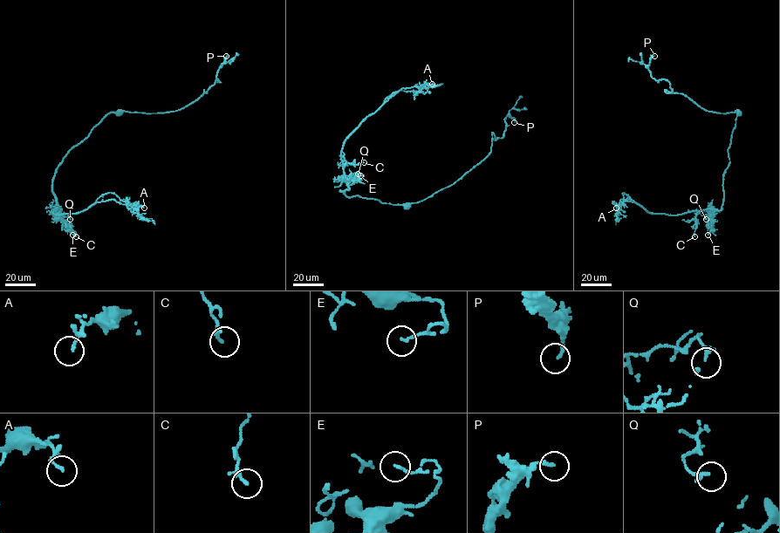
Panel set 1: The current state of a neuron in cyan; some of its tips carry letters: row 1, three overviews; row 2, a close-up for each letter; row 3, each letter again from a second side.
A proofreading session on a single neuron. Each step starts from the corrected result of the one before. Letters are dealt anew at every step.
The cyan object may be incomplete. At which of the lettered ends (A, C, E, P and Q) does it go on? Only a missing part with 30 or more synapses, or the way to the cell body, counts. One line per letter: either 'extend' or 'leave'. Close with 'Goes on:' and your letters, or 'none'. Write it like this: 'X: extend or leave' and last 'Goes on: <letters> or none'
A: leave
C: leave
E: leave
P: leave
Q: leave
Goes on: none

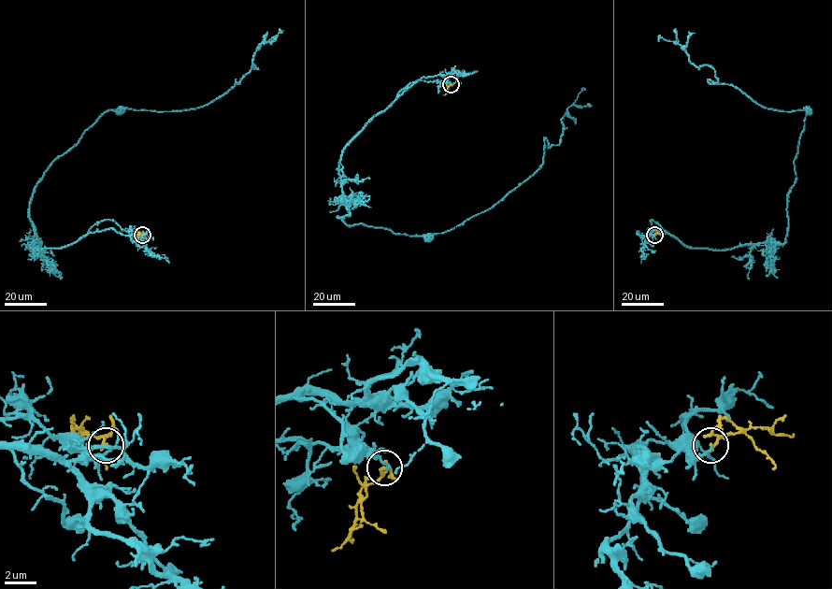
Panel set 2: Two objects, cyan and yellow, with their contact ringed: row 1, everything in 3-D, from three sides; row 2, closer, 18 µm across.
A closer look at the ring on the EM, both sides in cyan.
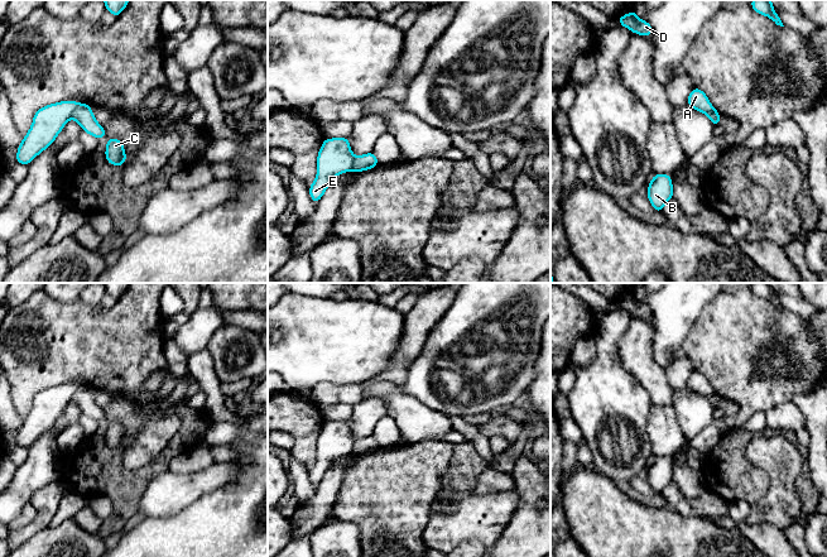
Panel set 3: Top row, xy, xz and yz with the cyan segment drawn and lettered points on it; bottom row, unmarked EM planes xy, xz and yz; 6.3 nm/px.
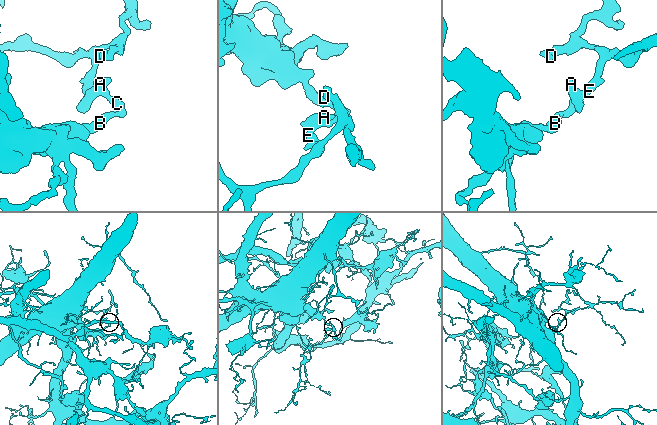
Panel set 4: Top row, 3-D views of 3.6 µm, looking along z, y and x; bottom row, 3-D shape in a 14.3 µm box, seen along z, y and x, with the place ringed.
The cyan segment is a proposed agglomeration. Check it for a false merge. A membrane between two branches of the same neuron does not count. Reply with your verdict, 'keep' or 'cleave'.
cleave

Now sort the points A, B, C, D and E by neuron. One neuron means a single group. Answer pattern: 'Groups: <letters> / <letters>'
Groups: A D E / B C

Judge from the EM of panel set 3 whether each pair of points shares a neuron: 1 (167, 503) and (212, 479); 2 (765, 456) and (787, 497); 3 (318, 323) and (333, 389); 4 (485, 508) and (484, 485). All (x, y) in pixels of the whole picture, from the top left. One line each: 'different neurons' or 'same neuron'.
1: same neuron
2: same neuron
3: different neurons
4: different neurons

